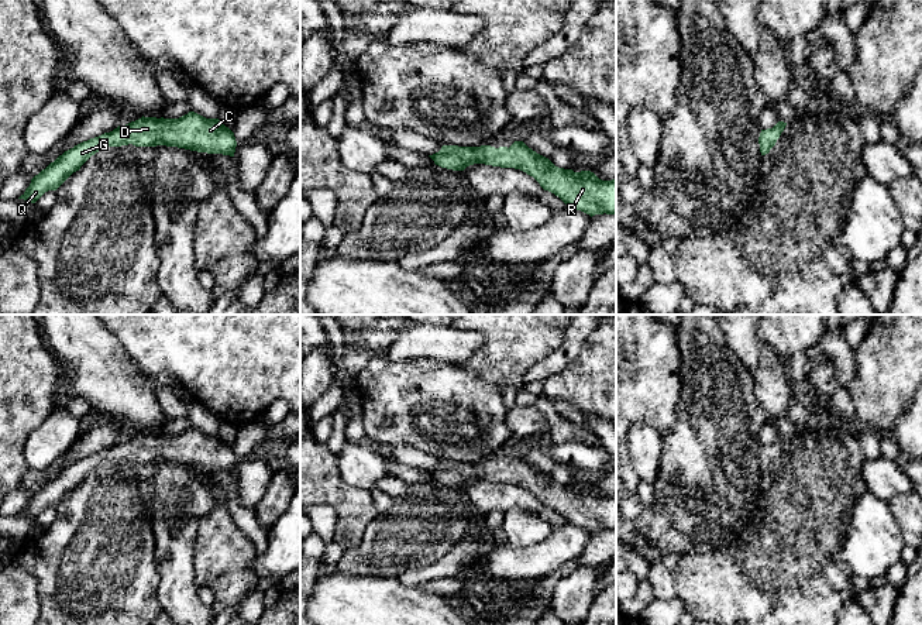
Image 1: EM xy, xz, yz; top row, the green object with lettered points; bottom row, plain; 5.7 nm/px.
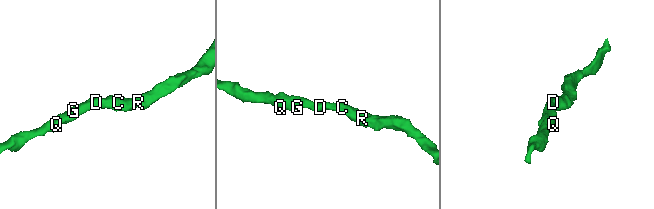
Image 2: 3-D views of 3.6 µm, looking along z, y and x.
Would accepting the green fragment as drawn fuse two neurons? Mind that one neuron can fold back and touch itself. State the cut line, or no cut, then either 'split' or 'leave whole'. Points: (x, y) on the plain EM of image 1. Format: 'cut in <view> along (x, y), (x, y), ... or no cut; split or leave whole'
no cut; leave whole

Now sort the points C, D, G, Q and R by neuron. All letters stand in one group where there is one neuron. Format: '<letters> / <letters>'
C D G Q R

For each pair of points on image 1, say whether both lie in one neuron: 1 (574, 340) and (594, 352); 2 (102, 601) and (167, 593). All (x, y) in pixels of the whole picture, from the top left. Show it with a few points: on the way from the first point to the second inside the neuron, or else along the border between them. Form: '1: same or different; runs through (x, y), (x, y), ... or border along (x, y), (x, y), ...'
1: different; border along (595, 329), (582, 344), (578, 356), (561, 370)
2: different; border along (155, 562), (158, 573), (157, 598), (164, 610)

